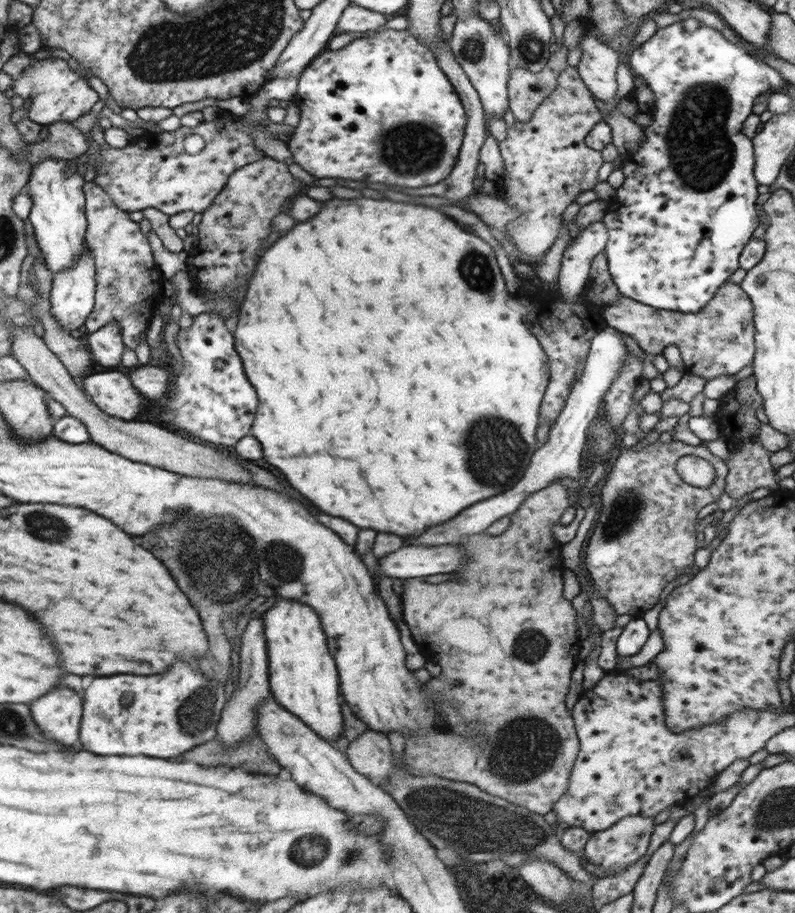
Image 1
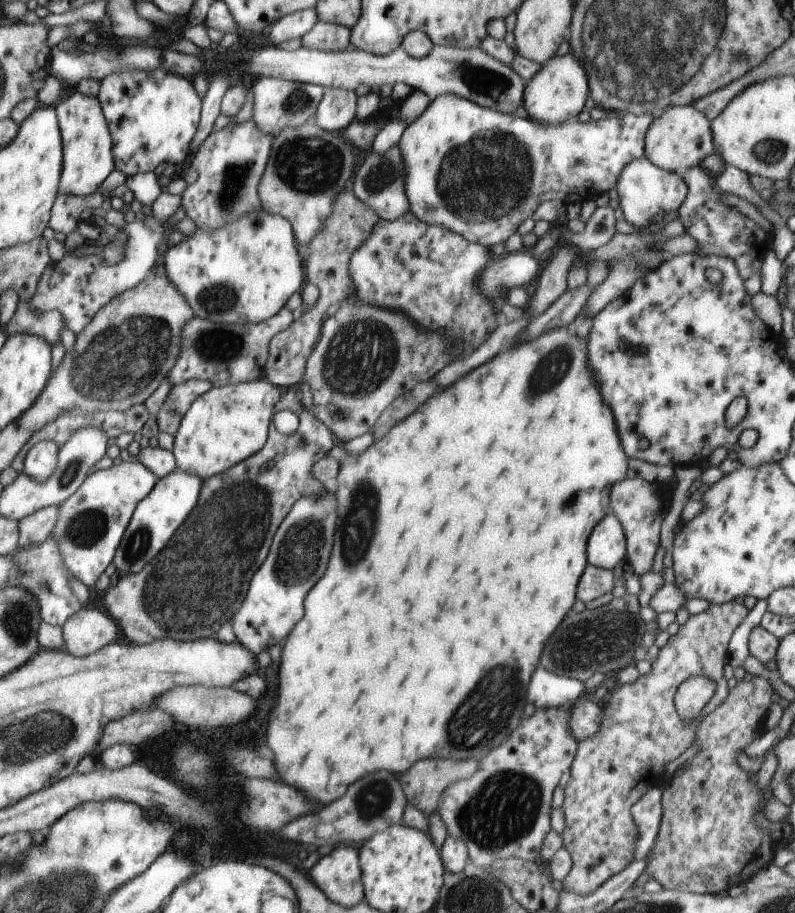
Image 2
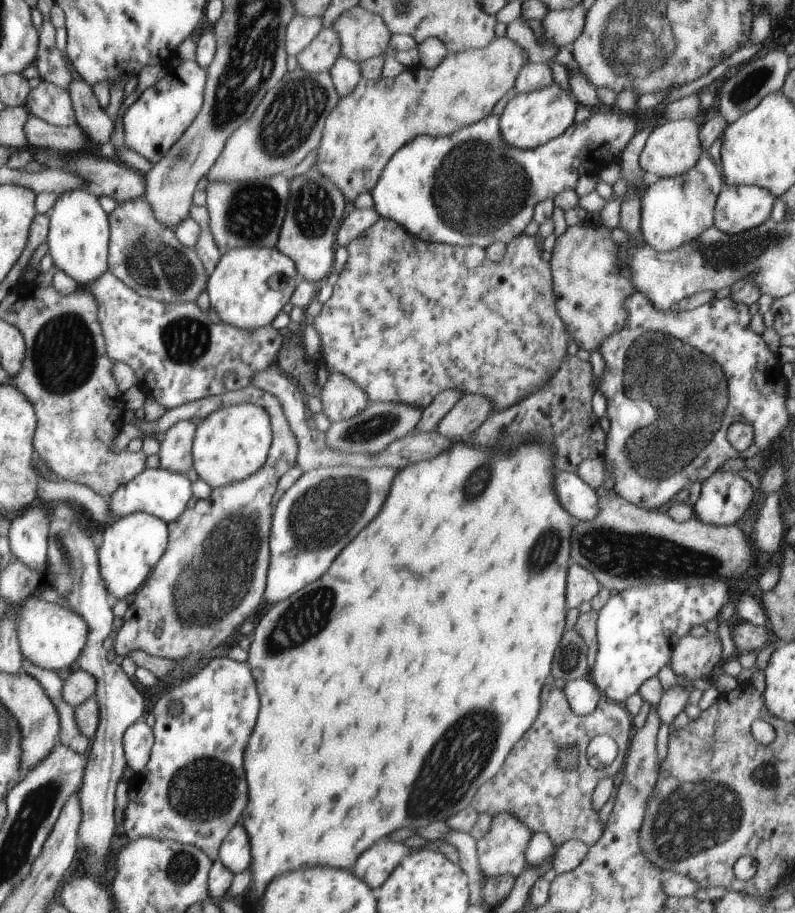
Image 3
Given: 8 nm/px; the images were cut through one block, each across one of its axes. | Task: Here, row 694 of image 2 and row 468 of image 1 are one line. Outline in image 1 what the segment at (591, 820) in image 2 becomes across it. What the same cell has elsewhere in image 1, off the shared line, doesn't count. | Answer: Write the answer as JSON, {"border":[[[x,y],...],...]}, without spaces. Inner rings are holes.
{"border":[[[658,440],[653,444],[642,446],[640,450],[622,447],[614,467],[608,468],[610,473],[600,490],[602,494],[597,497],[602,507],[586,546],[584,564],[594,582],[592,587],[594,593],[605,598],[618,614],[630,613],[637,617],[659,602],[659,599],[663,597],[663,591],[668,588],[672,580],[684,575],[686,569],[692,568],[694,553],[698,550],[698,544],[696,544],[698,538],[694,527],[697,523],[698,511],[706,504],[717,502],[722,496],[728,467],[725,461],[710,453],[704,445],[692,446],[682,441],[664,443]],[[688,455],[703,458],[714,467],[716,478],[710,486],[706,488],[689,486],[679,477],[675,466],[679,458]]]}

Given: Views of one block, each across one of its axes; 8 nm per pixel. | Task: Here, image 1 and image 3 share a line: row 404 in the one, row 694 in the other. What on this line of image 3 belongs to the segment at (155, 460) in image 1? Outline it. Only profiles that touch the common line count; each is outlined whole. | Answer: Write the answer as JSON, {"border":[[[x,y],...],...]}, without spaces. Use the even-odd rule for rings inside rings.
{"border":[[[79,668],[64,676],[62,696],[70,706],[77,707],[94,698],[96,691],[97,680],[89,672]]]}

